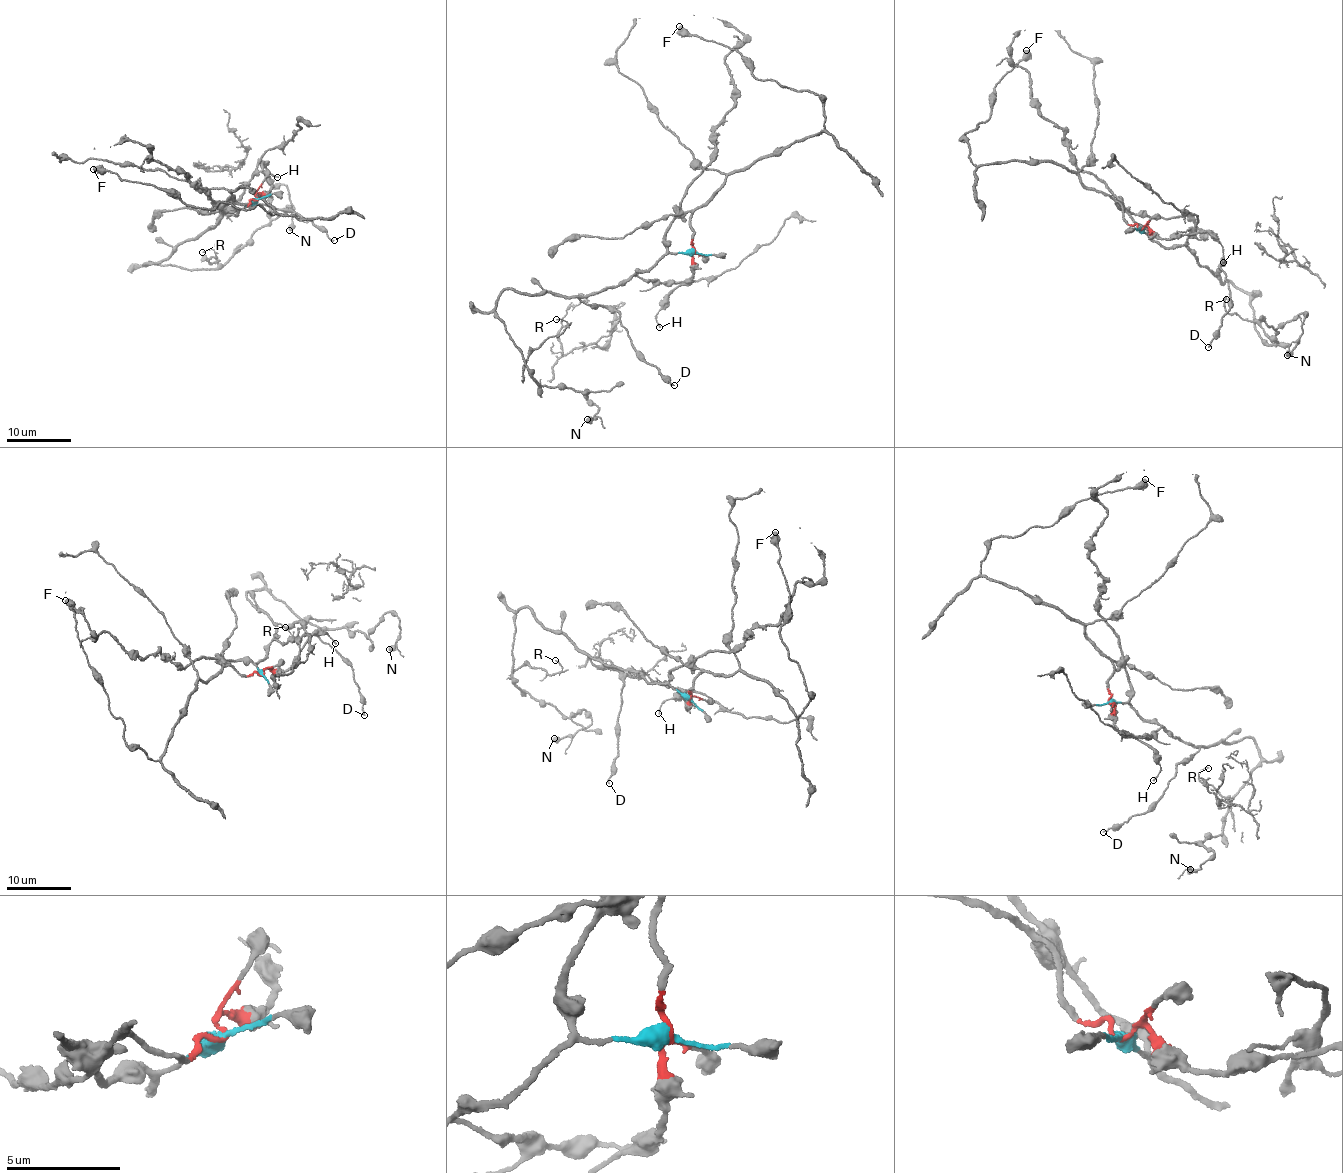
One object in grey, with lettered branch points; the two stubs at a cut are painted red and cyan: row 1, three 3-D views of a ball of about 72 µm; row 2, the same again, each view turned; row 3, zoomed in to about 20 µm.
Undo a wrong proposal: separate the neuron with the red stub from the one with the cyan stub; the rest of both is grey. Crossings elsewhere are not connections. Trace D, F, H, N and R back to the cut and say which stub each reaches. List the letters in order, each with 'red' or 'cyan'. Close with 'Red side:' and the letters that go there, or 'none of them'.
D: cyan
F: red
H: red
N: cyan
R: cyan
Red side: F, H

